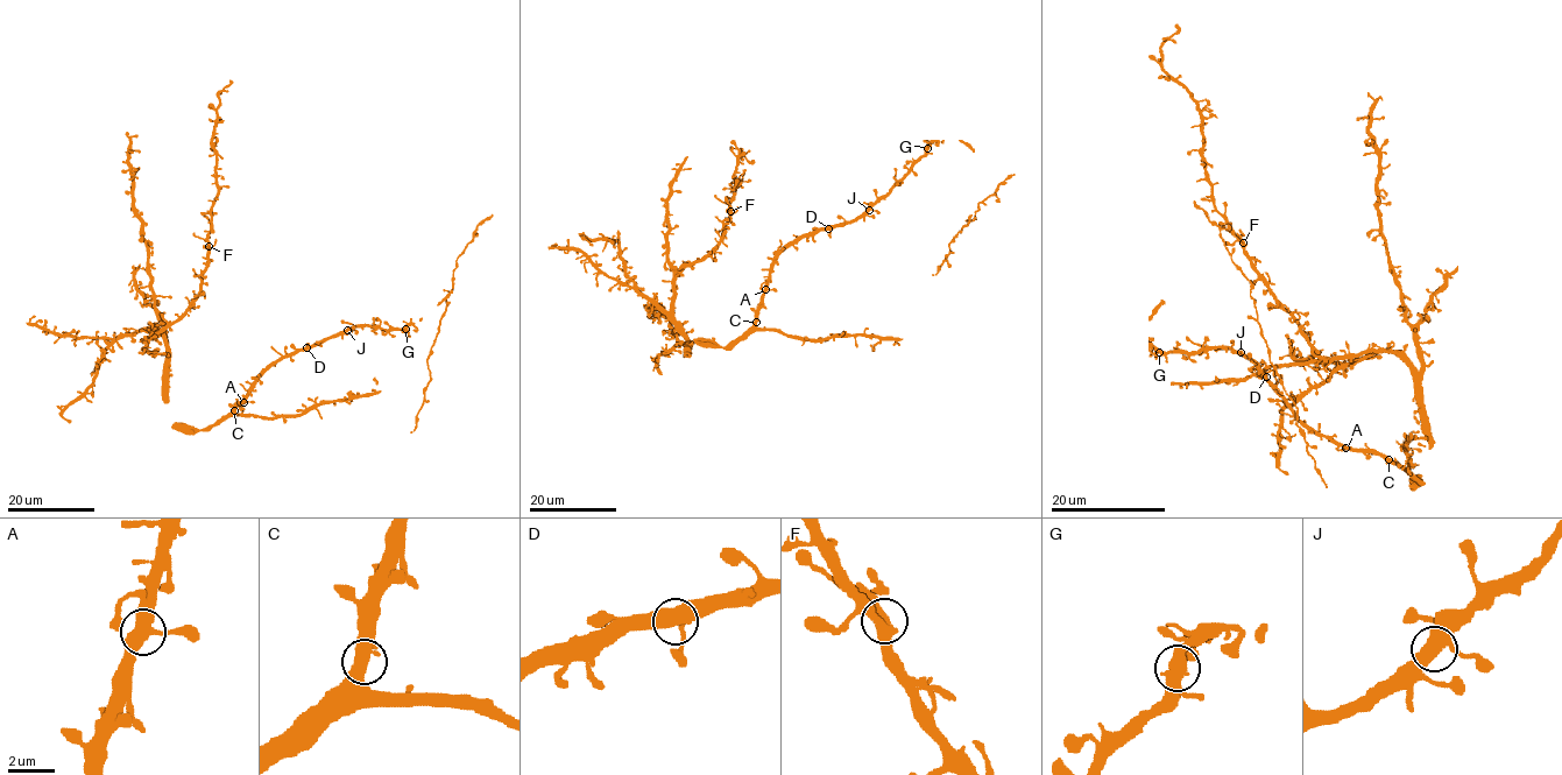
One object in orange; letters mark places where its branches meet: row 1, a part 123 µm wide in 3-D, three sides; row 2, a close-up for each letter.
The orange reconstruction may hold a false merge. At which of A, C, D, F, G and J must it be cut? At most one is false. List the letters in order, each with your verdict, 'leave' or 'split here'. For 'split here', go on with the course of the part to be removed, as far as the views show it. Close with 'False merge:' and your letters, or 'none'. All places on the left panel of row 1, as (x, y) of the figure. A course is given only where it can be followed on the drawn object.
A: leave
C: leave
D: leave
F: leave
G: leave
J: leave
False merge: none

